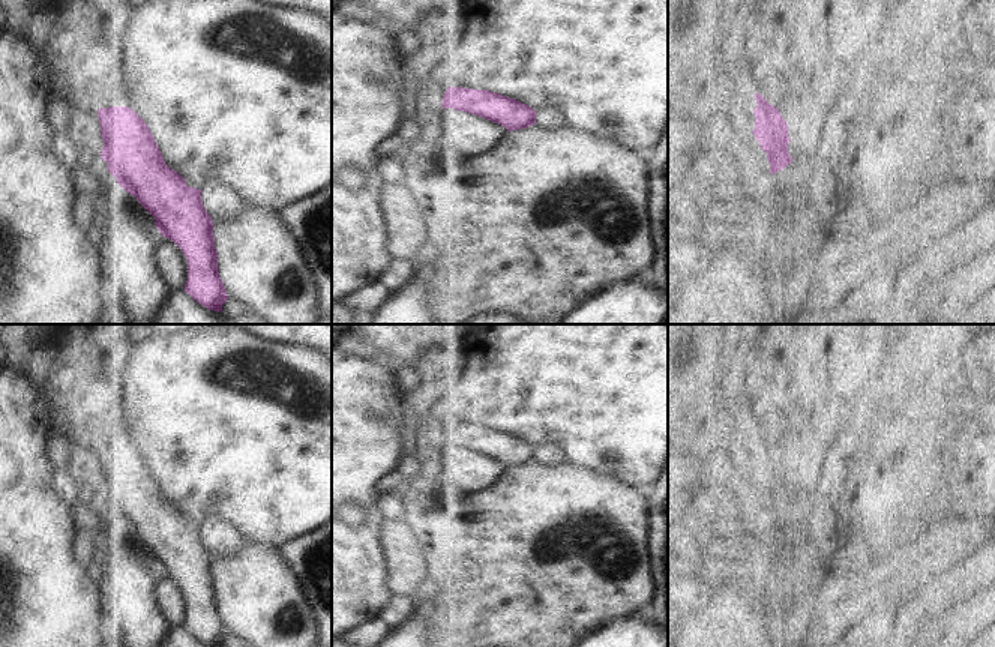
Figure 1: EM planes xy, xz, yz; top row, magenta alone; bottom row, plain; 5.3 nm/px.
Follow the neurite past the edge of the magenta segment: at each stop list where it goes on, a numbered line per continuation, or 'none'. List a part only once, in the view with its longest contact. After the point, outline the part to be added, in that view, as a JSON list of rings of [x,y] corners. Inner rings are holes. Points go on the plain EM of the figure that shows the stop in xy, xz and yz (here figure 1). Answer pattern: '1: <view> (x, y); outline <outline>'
1: yz (748, 452); outline [[[749,426],[743,428],[743,434],[746,437],[746,444],[740,449],[740,455],[744,458],[744,464],[752,468],[755,465],[753,446],[758,440],[755,437],[755,431]]]

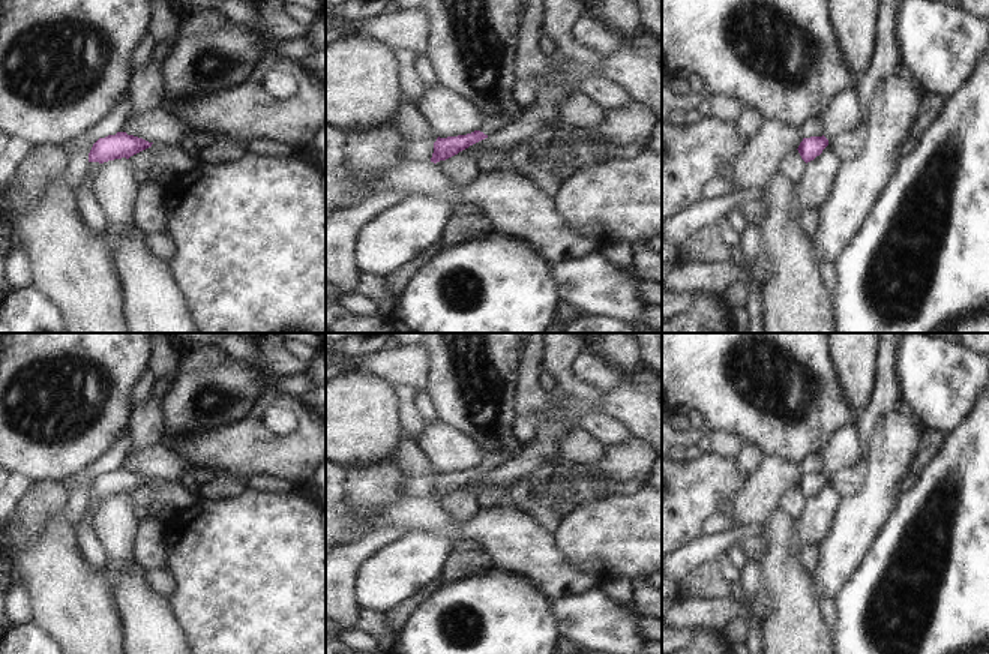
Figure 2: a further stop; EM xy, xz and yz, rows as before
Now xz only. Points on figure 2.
1: xz (491, 461); outline [[[485,453],[480,468],[485,471],[494,470],[500,465],[504,465],[507,460],[513,459],[516,454],[512,453]]]

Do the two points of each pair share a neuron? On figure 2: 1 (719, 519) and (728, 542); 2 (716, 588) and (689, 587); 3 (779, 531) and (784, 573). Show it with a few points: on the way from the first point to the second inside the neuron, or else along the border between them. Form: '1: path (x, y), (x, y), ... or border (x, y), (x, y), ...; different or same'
1: border (739, 527), (704, 536); different
2: path (710, 587), (695, 587); same
3: path (779, 542), (781, 563); same

